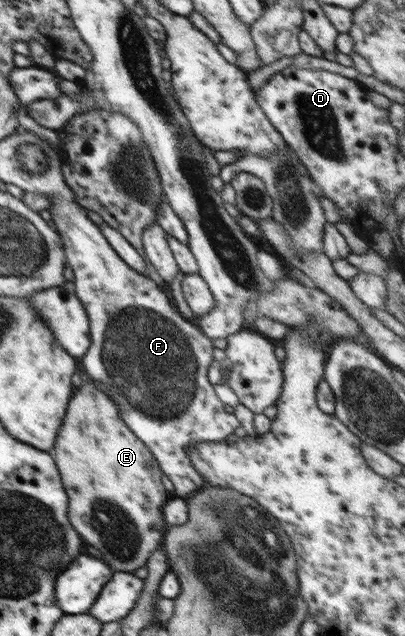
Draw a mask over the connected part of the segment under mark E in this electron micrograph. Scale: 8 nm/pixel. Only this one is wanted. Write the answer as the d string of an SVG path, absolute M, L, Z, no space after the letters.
M84 372L84 382L73 390L69 408L56 435L52 456L68 494L68 519L85 544L95 546L97 555L113 570L134 573L146 566L149 556L161 547L167 524L162 506L167 490L161 483L162 470L147 445L135 436L117 410L117 404Z

